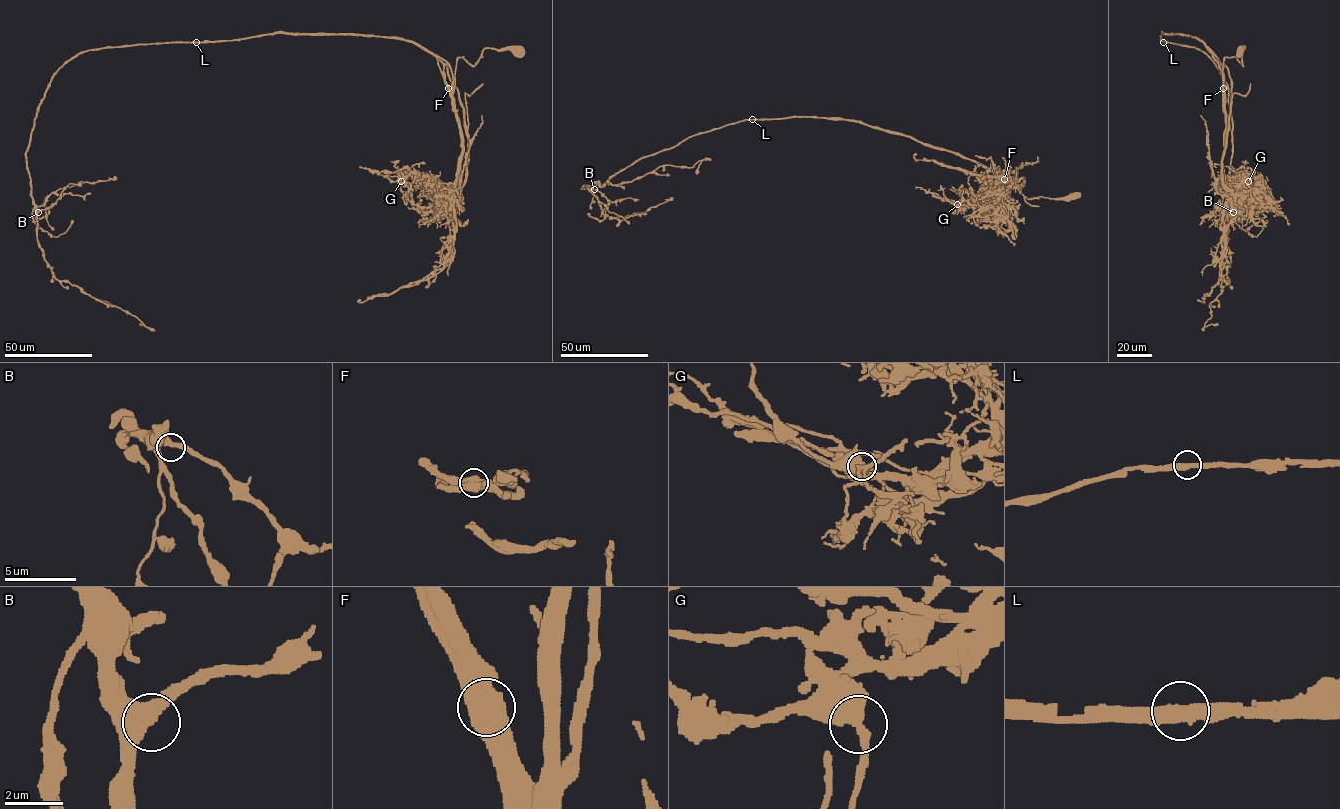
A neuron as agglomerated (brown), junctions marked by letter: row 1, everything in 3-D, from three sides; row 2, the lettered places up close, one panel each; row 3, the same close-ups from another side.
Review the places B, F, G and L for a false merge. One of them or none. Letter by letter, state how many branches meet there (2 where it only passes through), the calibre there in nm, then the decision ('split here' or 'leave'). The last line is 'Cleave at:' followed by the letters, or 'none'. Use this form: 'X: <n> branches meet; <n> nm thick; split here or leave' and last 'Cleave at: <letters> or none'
B: 2 branches meet; 500 nm thick; leave
F: 2 branches meet; 800 nm thick; split here
G: 2 branches meet; 480 nm thick; leave
L: 2 branches meet; 360 nm thick; leave
Cleave at: F

